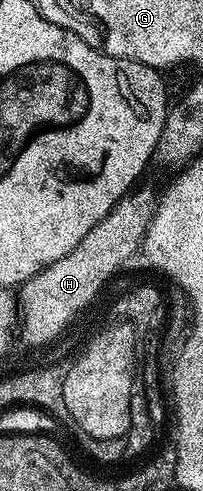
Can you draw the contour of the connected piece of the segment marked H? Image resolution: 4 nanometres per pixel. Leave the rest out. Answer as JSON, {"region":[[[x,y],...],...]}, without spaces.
{"region":[[[133,195],[122,197],[121,202],[108,213],[63,259],[55,259],[43,271],[36,273],[19,289],[19,341],[34,351],[53,337],[63,323],[71,323],[101,293],[101,288],[120,271],[129,257],[123,252],[127,245],[144,246],[145,232],[149,229],[150,206],[140,205]]]}

